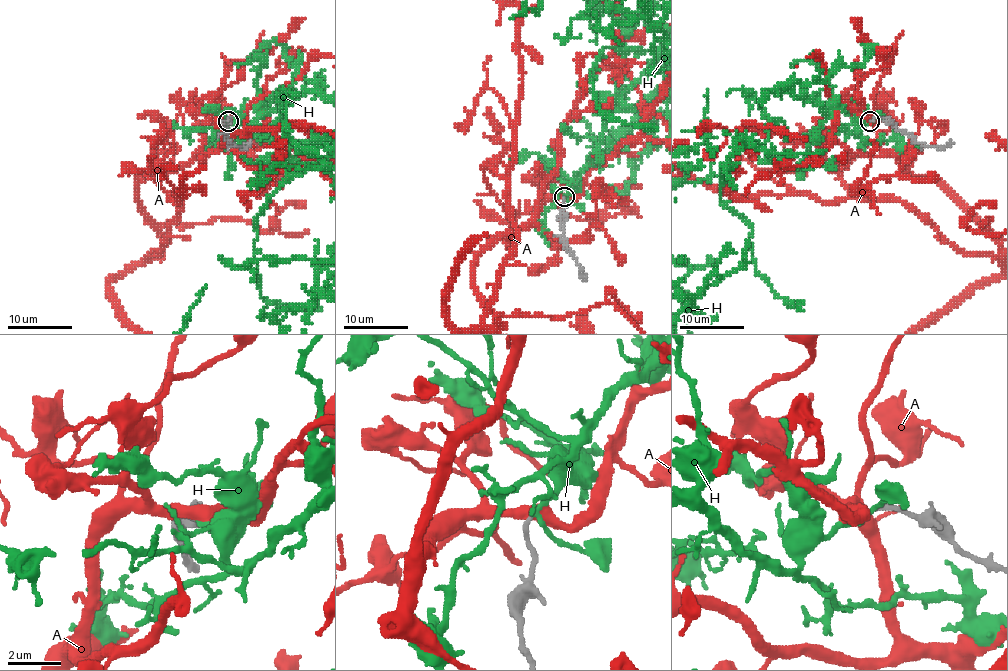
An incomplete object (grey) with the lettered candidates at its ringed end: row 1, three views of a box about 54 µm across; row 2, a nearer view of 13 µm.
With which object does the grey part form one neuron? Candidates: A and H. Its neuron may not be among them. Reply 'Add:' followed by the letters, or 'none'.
Add: H

